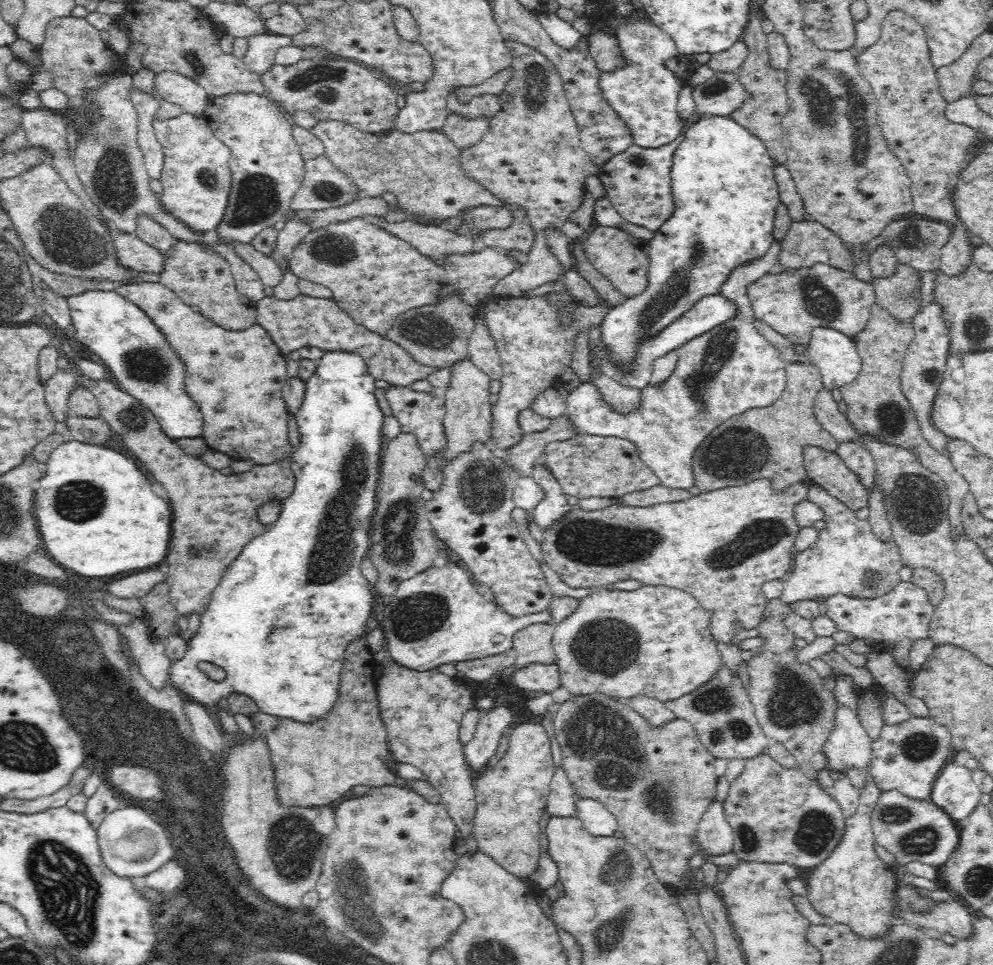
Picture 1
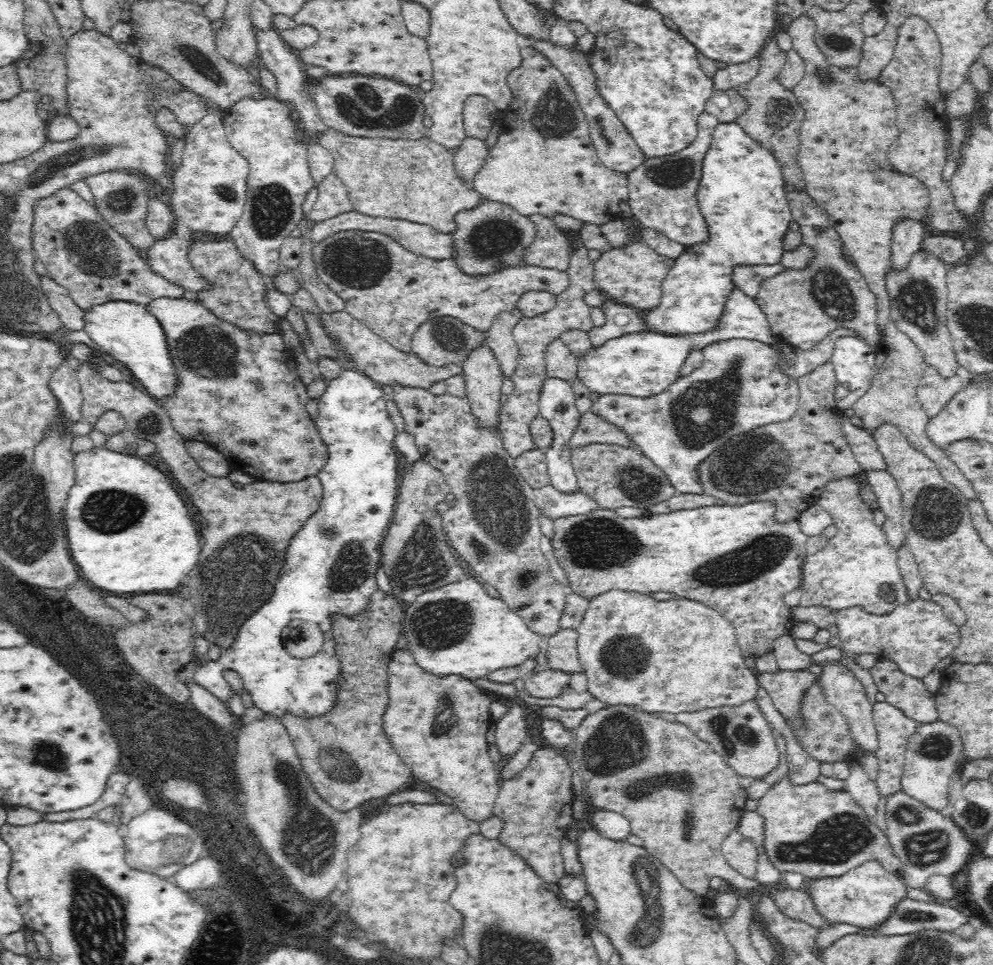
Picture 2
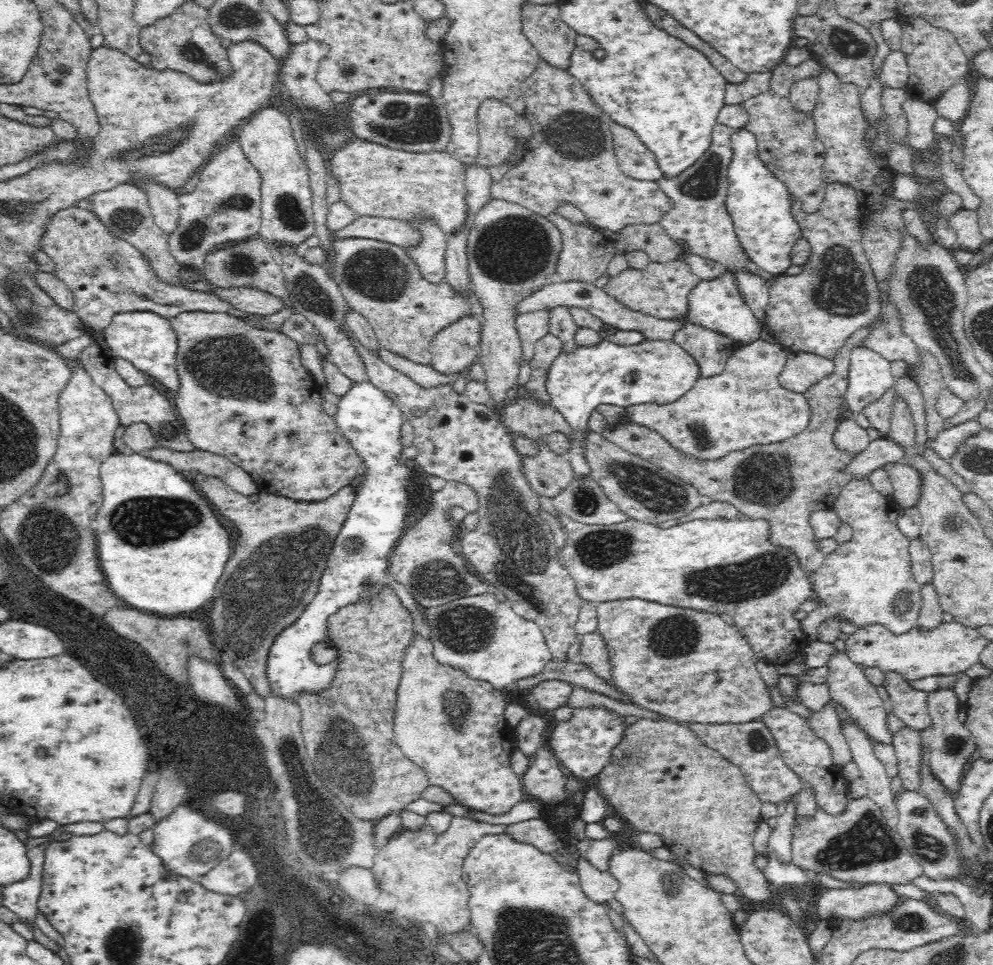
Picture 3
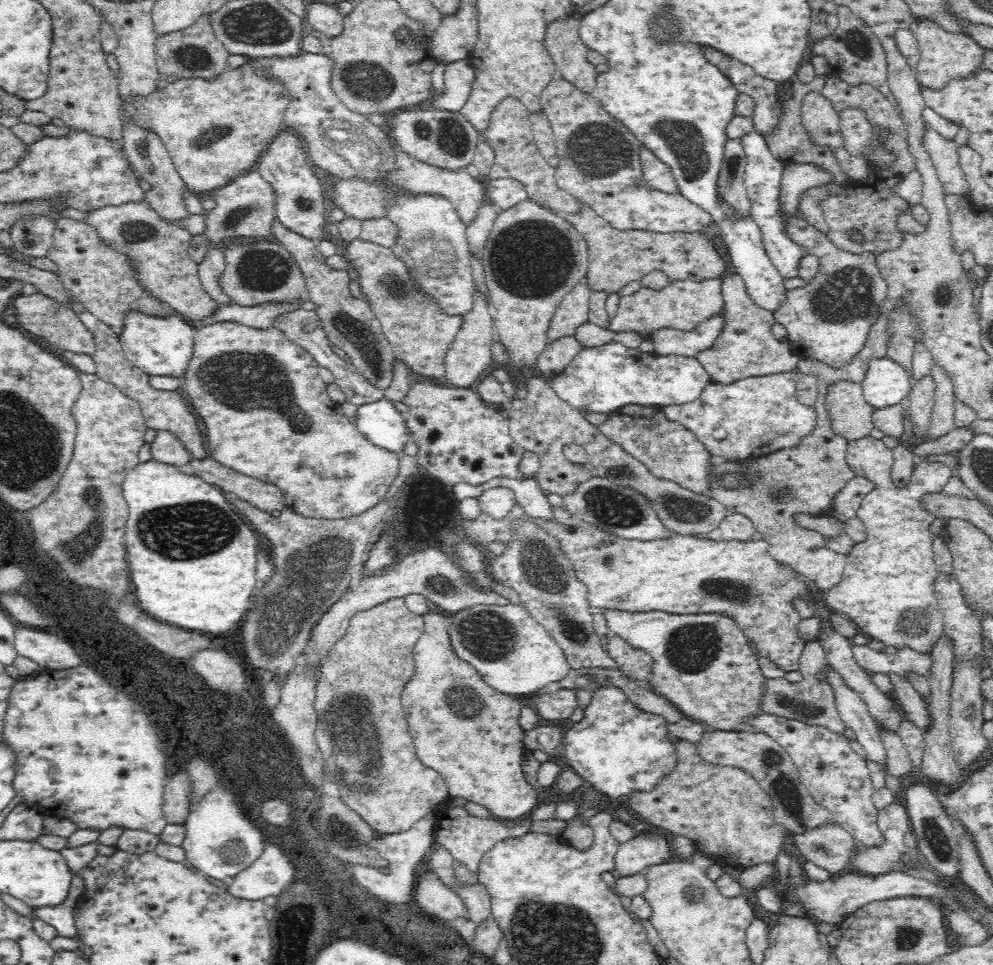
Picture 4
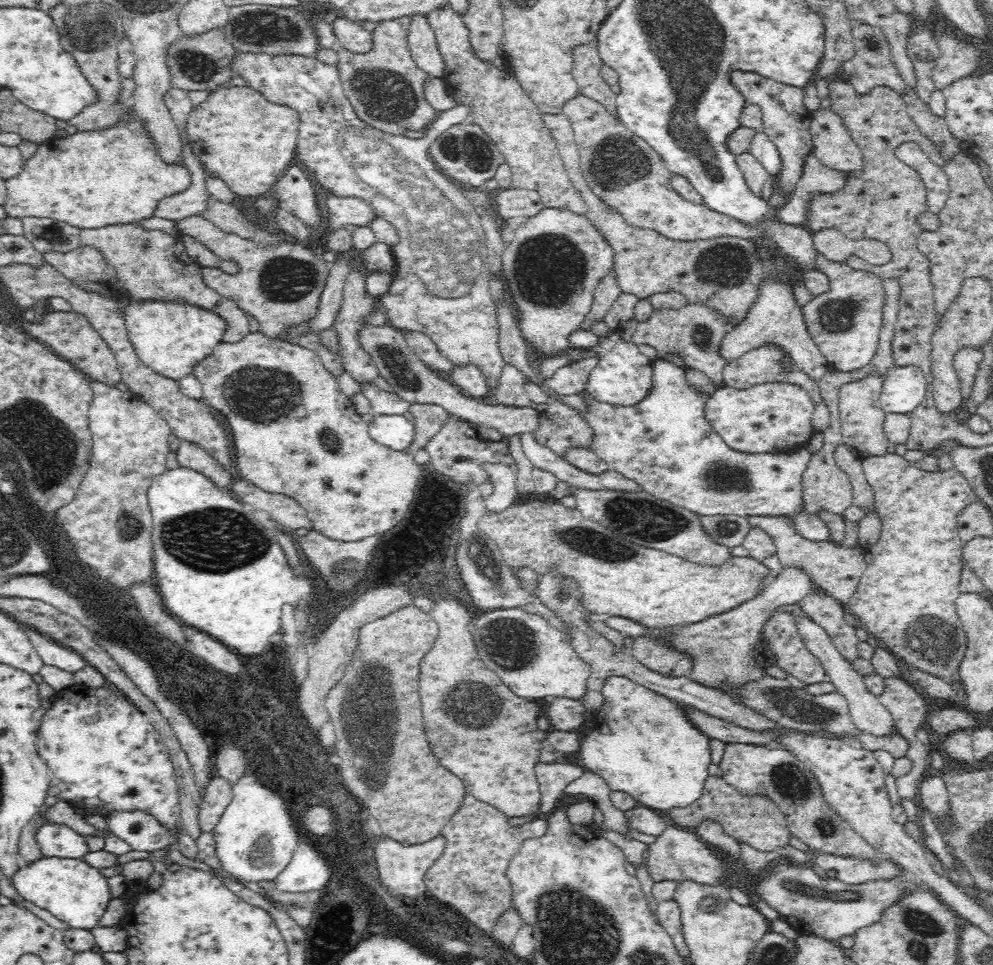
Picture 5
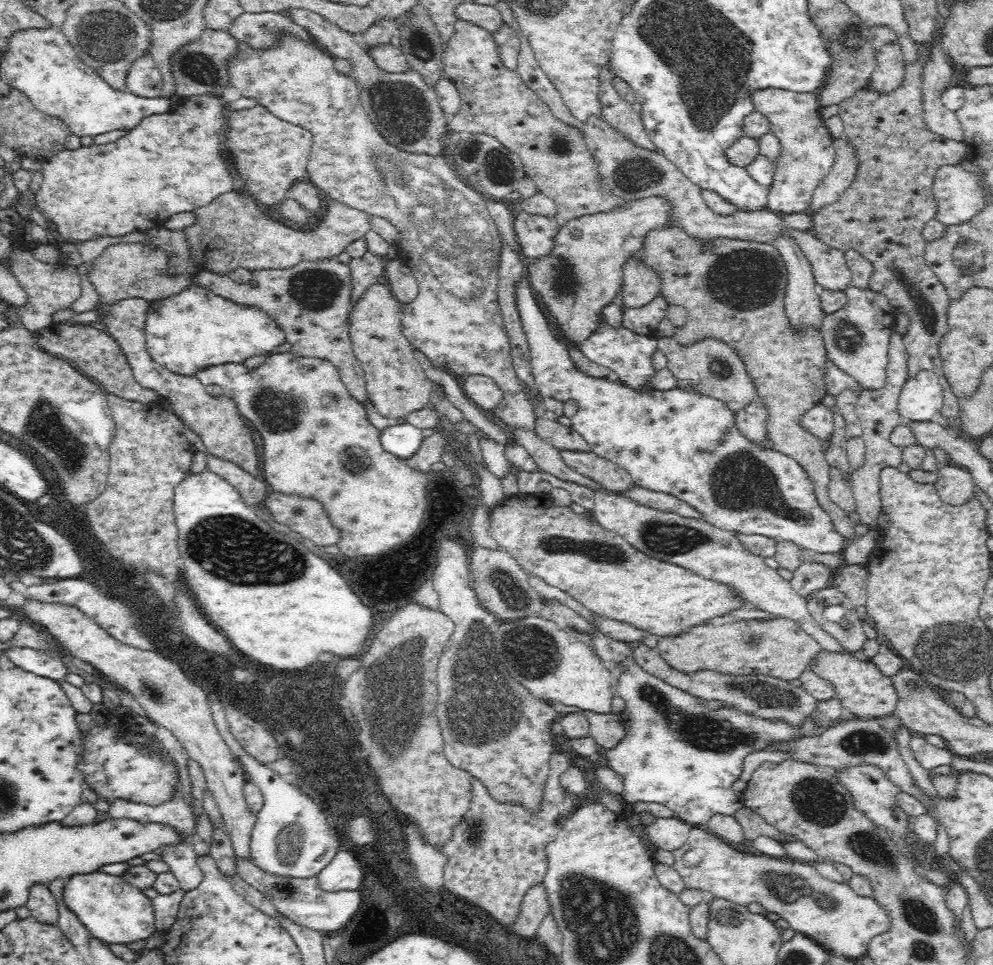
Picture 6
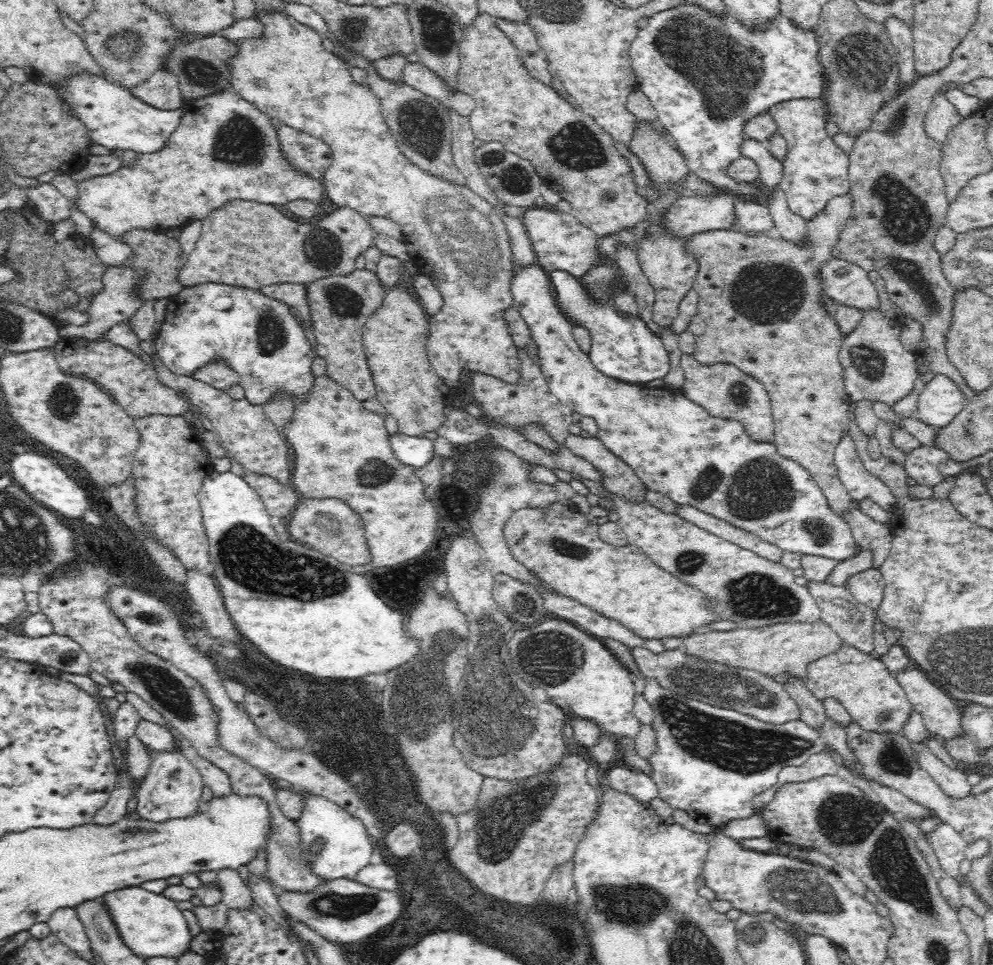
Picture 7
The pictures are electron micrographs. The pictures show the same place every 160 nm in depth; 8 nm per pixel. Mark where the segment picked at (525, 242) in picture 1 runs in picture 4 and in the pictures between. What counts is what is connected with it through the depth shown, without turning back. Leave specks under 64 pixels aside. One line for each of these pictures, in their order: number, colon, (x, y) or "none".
2: (549, 248)
3: (586, 250)
4: (615, 257)

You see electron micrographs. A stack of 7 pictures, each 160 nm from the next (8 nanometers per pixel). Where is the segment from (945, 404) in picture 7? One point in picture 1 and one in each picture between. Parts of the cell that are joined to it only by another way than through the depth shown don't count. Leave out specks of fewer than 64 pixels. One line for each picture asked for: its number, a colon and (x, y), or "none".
1: (834, 355)
2: (852, 359)
3: (869, 375)
4: (885, 382)
5: (902, 387)
6: (920, 398)

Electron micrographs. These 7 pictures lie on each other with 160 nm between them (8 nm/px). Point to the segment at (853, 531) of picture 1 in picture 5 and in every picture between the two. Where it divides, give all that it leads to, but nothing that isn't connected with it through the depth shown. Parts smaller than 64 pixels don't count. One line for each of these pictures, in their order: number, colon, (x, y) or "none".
2: (857, 566)
3: (868, 579)
4: (886, 587)
5: (904, 598)

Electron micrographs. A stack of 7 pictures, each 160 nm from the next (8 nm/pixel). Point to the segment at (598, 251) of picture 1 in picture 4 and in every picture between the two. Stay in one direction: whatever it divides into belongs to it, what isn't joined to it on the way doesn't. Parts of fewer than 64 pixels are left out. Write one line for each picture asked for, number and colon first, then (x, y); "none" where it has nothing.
2: (631, 274)
3: (658, 289)
4: (682, 303)

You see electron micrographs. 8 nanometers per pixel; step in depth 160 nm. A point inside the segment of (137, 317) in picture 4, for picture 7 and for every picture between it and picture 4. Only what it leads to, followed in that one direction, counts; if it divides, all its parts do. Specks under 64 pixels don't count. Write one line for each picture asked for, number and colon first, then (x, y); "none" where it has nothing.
5: (170, 338)
6: (184, 332)
7: (262, 339)

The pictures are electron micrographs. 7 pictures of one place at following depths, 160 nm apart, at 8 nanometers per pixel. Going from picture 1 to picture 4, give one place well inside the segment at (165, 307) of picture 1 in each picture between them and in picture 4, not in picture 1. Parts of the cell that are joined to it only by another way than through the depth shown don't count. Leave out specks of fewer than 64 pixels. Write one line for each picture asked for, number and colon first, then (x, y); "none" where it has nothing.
2: (245, 394)
3: (243, 393)
4: (264, 411)

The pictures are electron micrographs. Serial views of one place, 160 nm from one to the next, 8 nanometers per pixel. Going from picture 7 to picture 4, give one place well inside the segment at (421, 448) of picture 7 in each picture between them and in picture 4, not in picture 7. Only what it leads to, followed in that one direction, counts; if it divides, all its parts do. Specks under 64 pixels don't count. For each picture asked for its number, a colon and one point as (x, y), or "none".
4: (380, 423)
5: (396, 432)
6: (402, 439)

